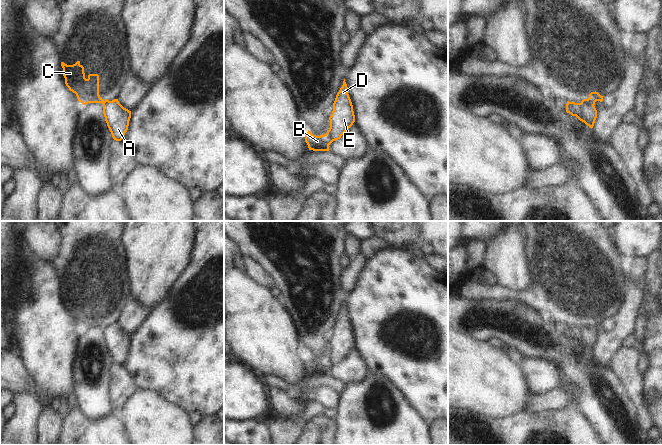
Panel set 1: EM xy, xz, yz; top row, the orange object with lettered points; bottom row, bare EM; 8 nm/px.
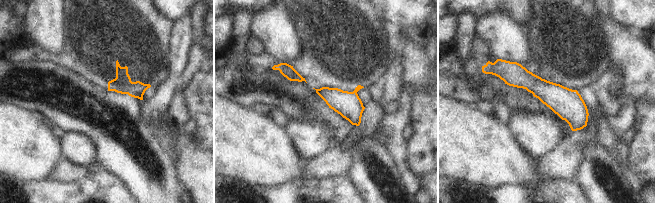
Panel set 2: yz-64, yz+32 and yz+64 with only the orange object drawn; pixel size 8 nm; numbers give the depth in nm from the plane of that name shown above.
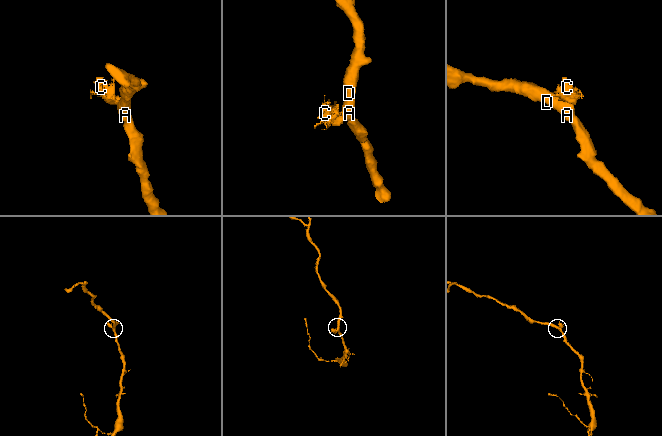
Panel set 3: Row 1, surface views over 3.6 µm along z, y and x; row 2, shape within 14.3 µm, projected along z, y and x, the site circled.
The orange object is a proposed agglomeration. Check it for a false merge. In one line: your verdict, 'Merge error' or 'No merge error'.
Merge error

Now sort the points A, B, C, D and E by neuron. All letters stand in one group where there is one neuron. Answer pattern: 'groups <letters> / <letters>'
groups A D E / B C

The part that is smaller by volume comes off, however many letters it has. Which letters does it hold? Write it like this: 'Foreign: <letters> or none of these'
Foreign: B, C

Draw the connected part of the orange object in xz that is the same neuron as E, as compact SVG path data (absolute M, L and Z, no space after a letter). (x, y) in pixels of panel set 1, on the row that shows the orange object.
M345 79L336 95L333 103L333 111L329 120L330 128L327 130L327 136L332 142L340 139L355 122L353 105L348 94L348 87Z

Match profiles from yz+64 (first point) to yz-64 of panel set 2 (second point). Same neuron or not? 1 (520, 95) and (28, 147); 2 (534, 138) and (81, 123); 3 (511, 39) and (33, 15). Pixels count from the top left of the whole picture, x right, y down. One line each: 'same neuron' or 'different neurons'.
1: different neurons
2: different neurons
3: same neuron

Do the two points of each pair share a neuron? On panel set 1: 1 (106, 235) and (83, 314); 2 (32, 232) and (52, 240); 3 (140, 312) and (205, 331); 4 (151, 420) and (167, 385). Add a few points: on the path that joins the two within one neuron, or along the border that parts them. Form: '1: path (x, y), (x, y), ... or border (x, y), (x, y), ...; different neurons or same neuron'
1: path (94, 255), (94, 294); same neuron
2: path (37, 234), (44, 240), (47, 240); same neuron
3: border (149, 310), (146, 317), (132, 333); different neurons
4: border (139, 388), (152, 390), (181, 409); different neurons

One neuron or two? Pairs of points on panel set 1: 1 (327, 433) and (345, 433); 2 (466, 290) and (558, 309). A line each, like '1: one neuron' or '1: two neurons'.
1: two neurons
2: one neuron

